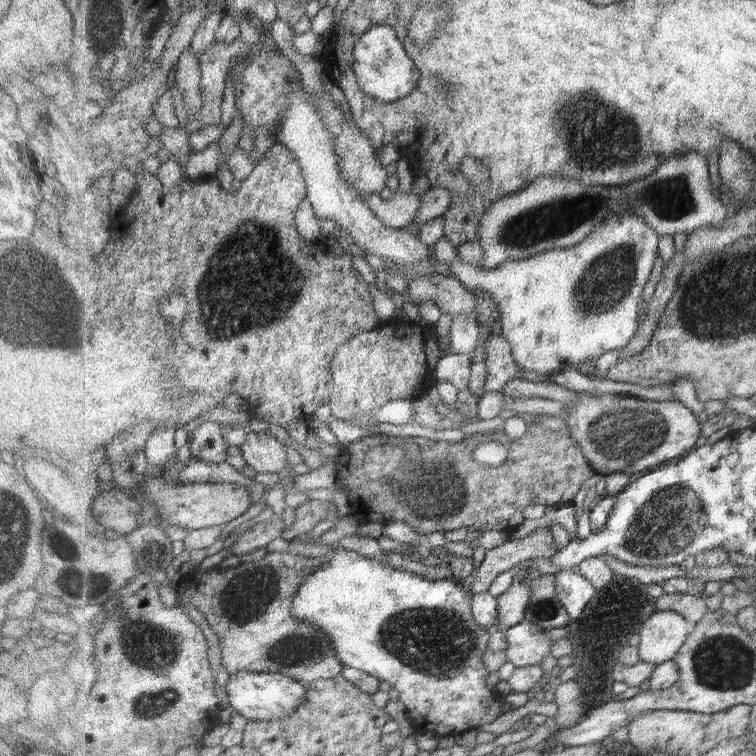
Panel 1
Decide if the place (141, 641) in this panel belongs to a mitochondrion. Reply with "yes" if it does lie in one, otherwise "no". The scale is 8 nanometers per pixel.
yes

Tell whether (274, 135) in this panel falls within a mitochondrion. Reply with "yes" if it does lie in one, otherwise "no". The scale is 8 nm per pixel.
no

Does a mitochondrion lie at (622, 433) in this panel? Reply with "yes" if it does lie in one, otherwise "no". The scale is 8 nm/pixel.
yes

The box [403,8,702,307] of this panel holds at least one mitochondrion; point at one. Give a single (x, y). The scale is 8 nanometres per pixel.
(590, 154)

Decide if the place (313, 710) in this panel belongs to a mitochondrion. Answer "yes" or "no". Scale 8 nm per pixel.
yes

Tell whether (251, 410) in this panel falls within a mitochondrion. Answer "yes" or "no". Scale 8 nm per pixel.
no

